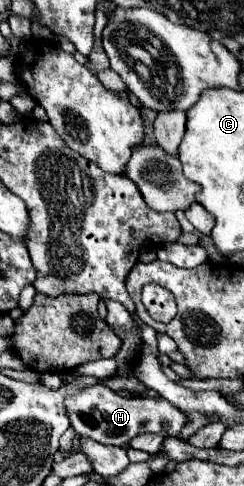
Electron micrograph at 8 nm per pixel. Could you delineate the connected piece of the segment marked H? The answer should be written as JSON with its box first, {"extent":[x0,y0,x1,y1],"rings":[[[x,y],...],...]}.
{"extent":[66,385,190,445],"rings":[[[106,385],[86,387],[80,395],[66,399],[66,411],[70,423],[78,435],[92,437],[98,443],[106,445],[126,445],[134,435],[156,433],[156,435],[180,435],[180,431],[190,423],[188,415],[166,401],[164,397],[120,397]]]}

